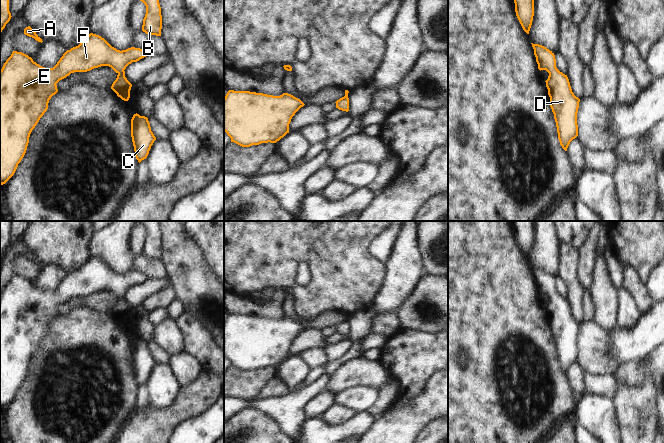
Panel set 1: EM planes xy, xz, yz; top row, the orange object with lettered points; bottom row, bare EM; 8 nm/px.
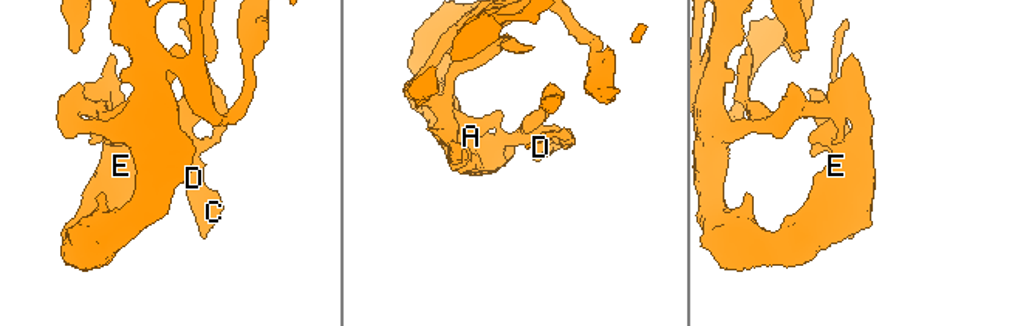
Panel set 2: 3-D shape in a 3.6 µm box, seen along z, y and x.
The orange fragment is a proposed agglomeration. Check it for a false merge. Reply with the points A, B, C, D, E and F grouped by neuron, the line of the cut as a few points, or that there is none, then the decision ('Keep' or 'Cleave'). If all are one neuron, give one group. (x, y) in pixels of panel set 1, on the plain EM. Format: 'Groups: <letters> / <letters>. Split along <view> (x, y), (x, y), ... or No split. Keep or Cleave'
Groups: A B C D E F. No split. Keep

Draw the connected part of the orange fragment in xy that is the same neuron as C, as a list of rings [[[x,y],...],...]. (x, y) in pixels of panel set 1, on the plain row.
[[[134,338],[131,343],[131,361],[135,375],[135,381],[140,387],[146,383],[151,370],[153,369],[156,361],[151,355],[148,342]]]

